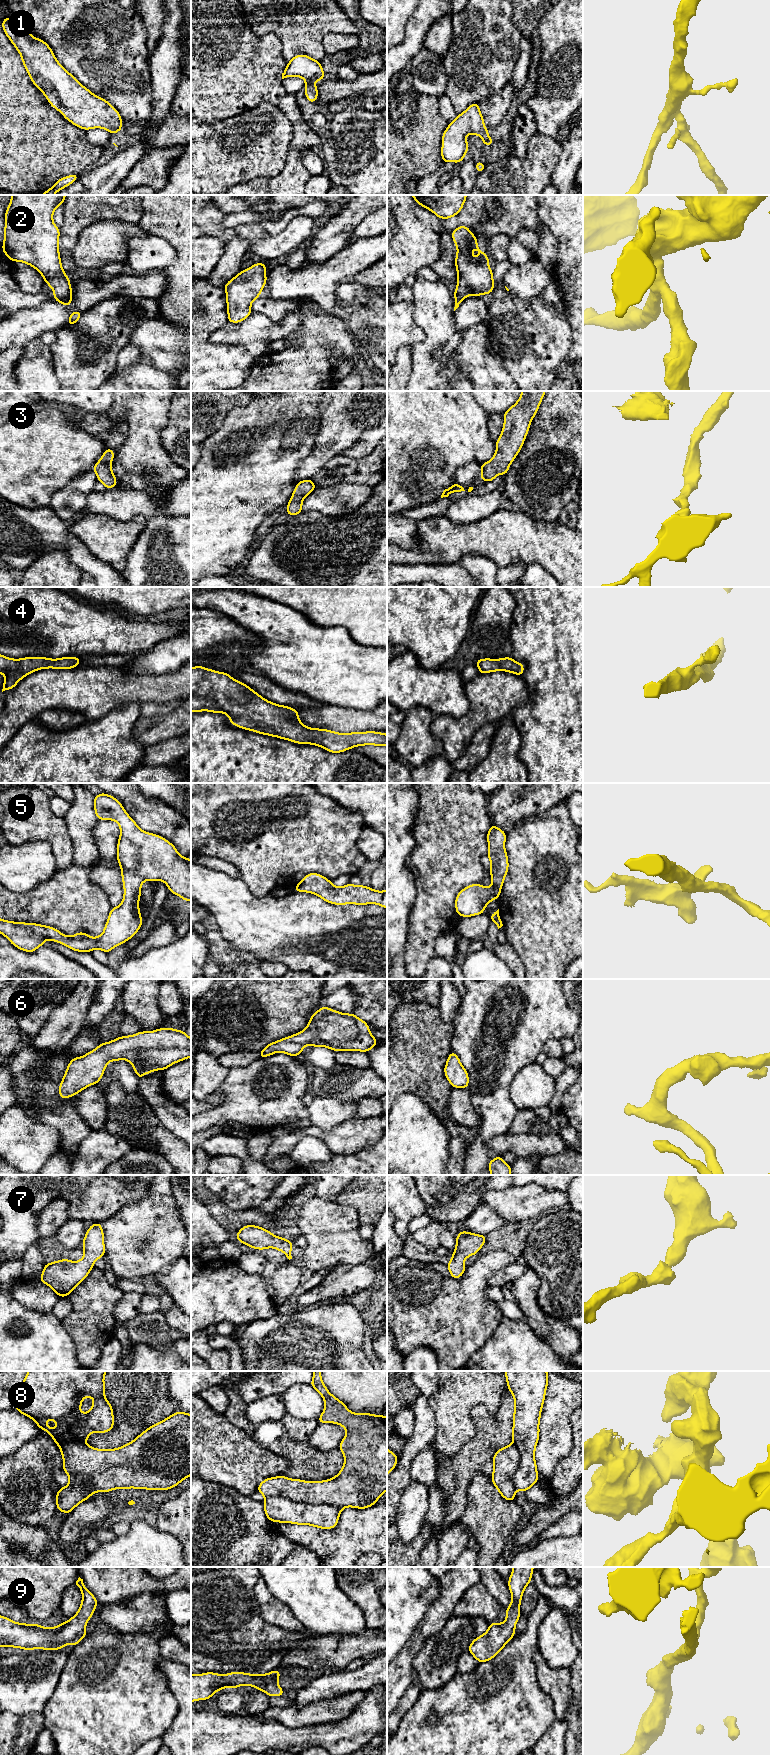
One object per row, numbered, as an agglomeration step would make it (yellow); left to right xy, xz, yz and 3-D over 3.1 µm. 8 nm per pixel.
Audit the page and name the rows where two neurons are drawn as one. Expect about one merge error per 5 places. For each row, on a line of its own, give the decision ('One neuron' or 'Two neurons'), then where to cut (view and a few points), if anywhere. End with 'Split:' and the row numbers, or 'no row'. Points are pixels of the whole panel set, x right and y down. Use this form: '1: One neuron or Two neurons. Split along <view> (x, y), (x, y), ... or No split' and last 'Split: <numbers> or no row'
1: One neuron. No split
2: One neuron. No split
3: One neuron. No split
4: One neuron. No split
5: One neuron. No split
6: One neuron. No split
7: One neuron. No split
8: One neuron. No split
9: One neuron. No split
Split: no row

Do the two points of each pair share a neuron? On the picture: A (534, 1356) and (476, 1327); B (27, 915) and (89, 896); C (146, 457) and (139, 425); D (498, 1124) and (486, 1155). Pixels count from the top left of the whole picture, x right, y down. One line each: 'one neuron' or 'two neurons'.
A: two neurons
B: one neuron
C: one neuron
D: one neuron

